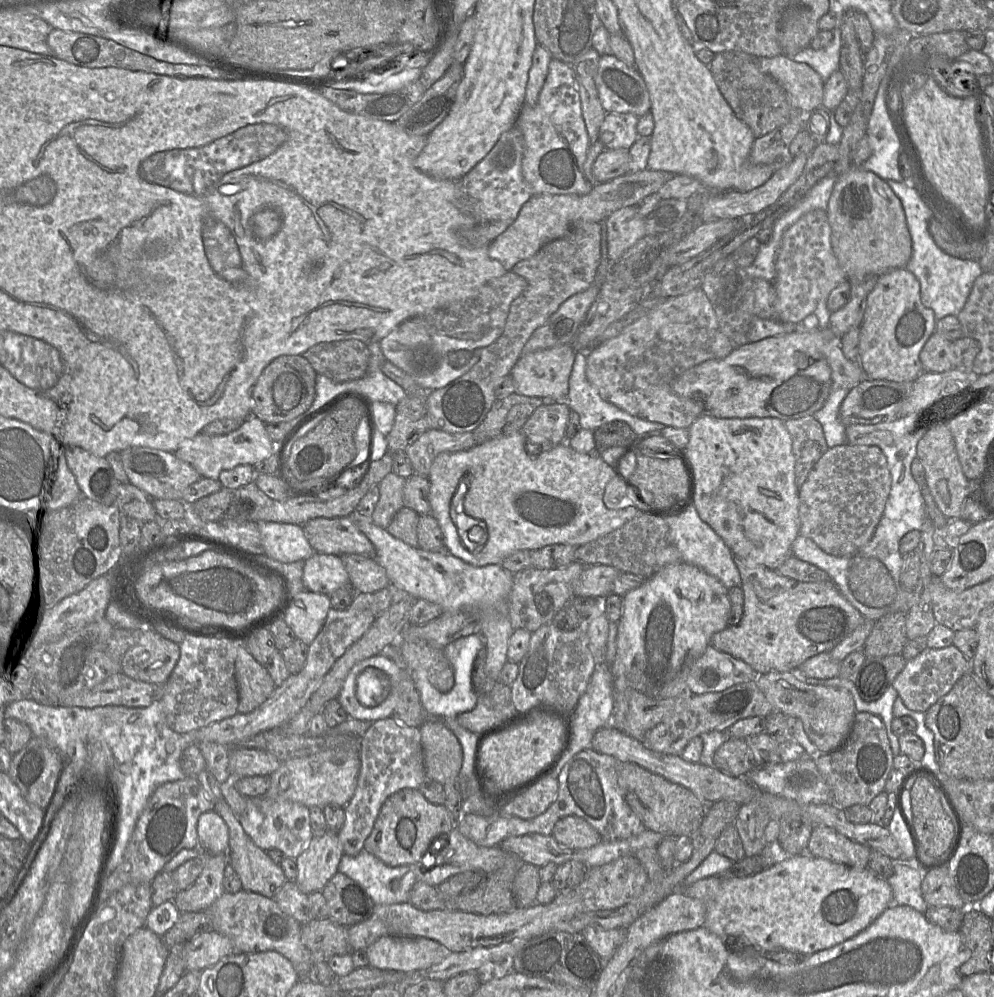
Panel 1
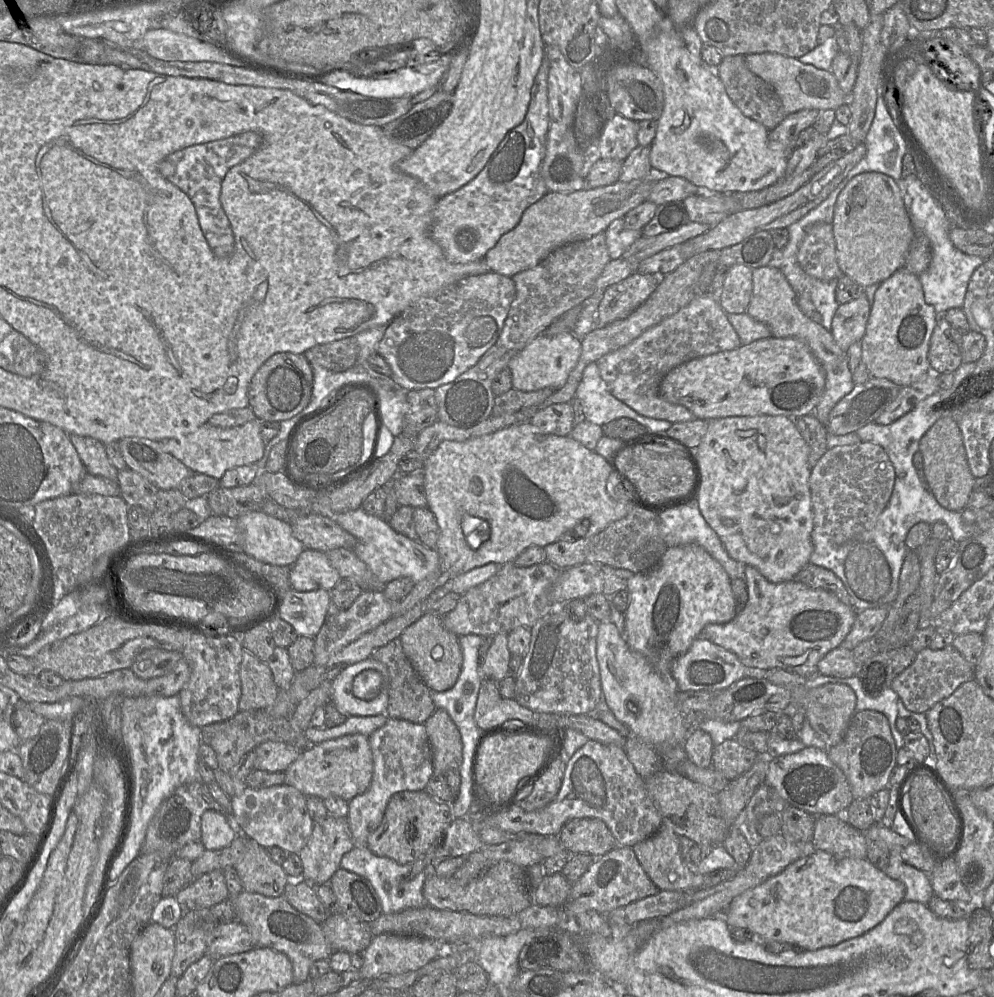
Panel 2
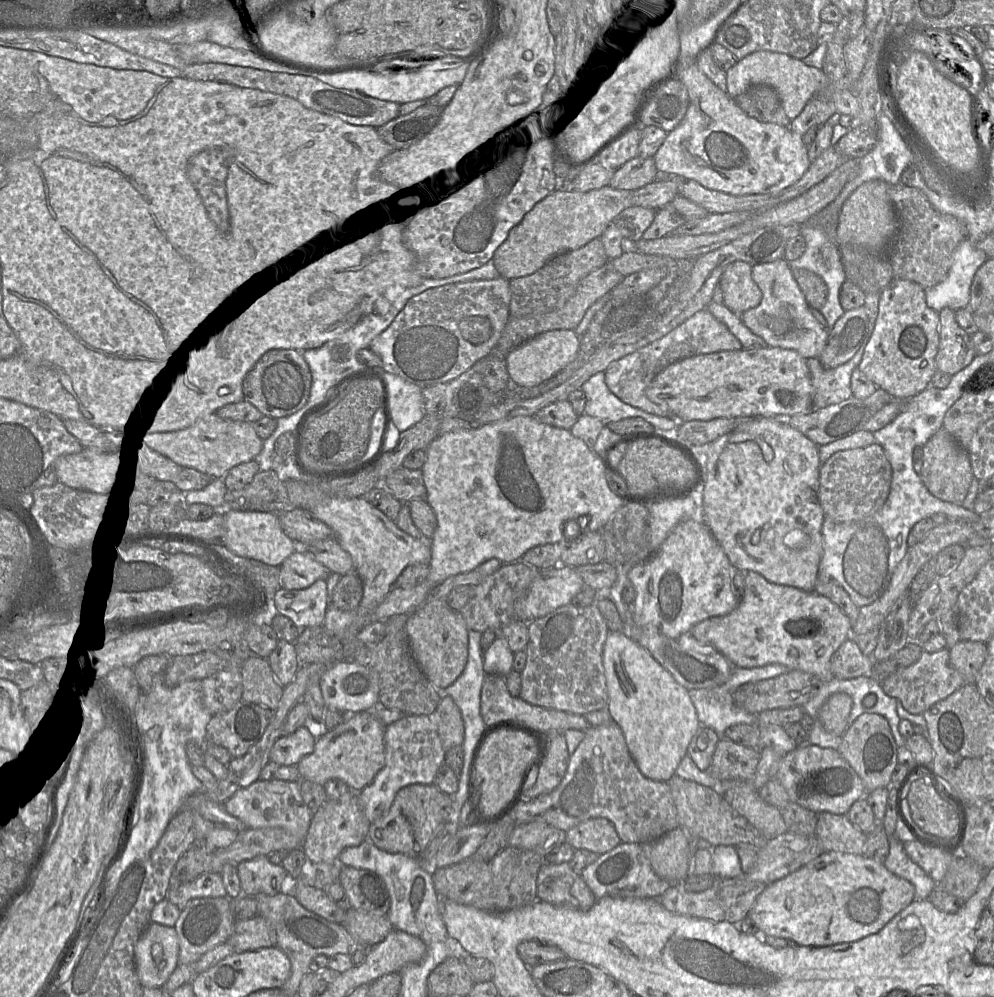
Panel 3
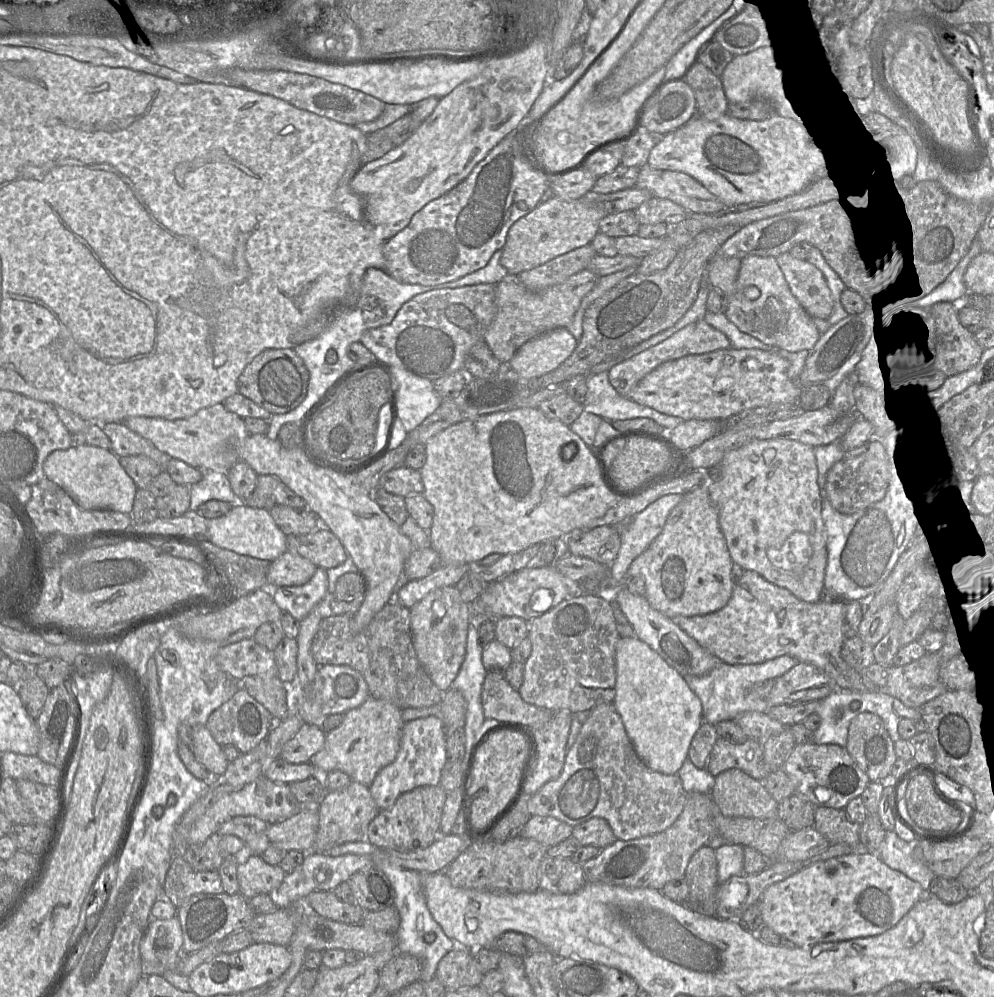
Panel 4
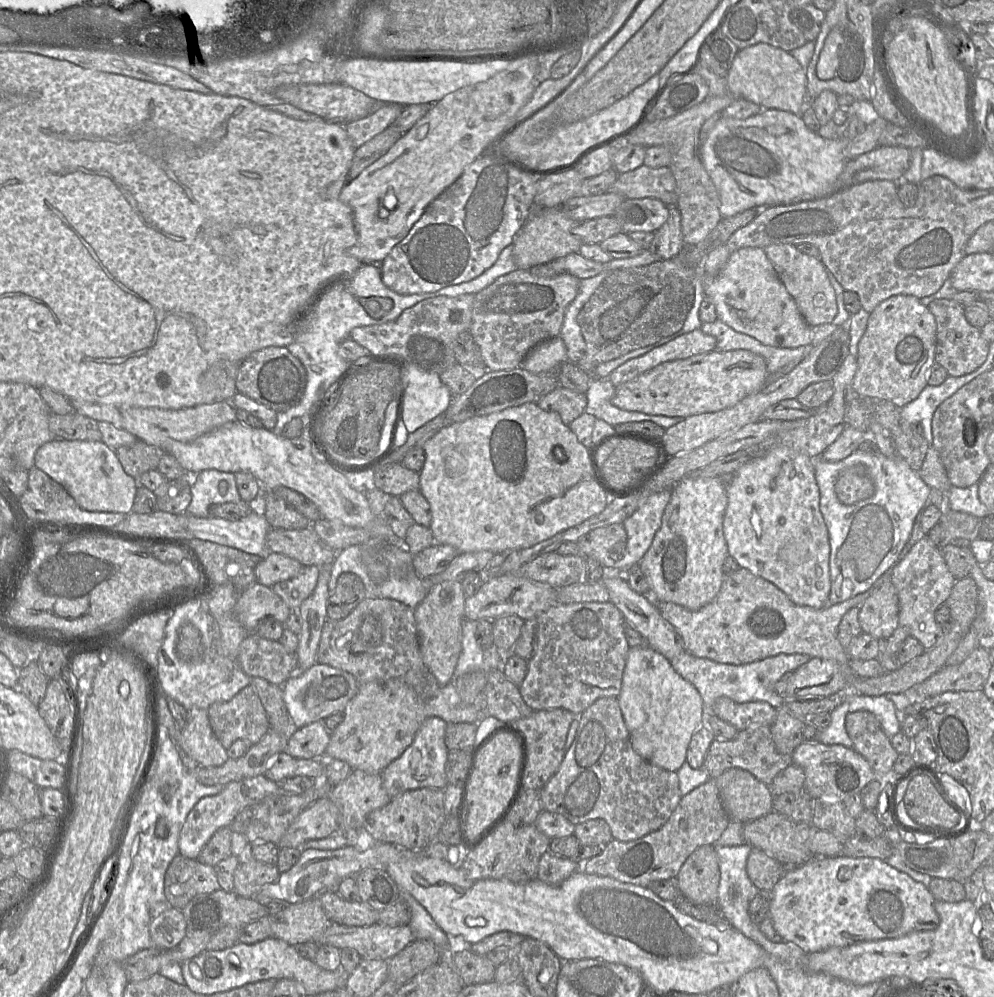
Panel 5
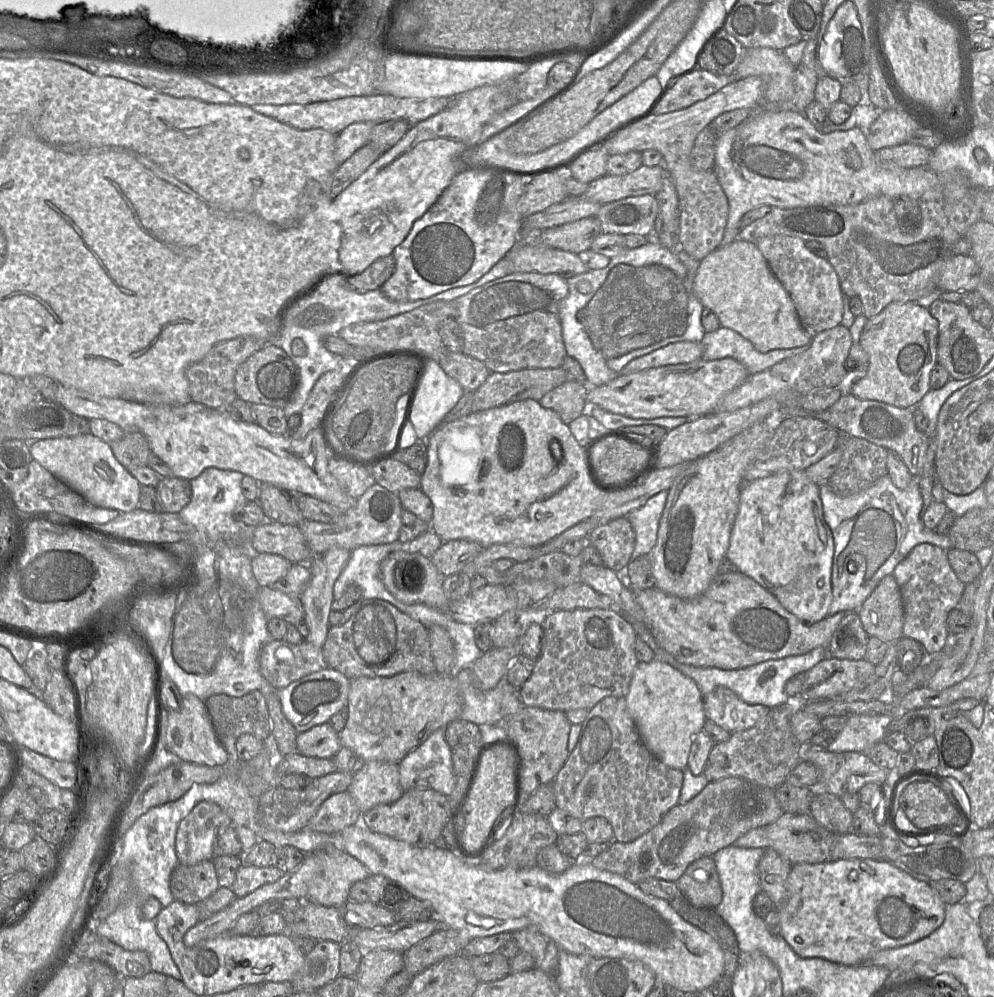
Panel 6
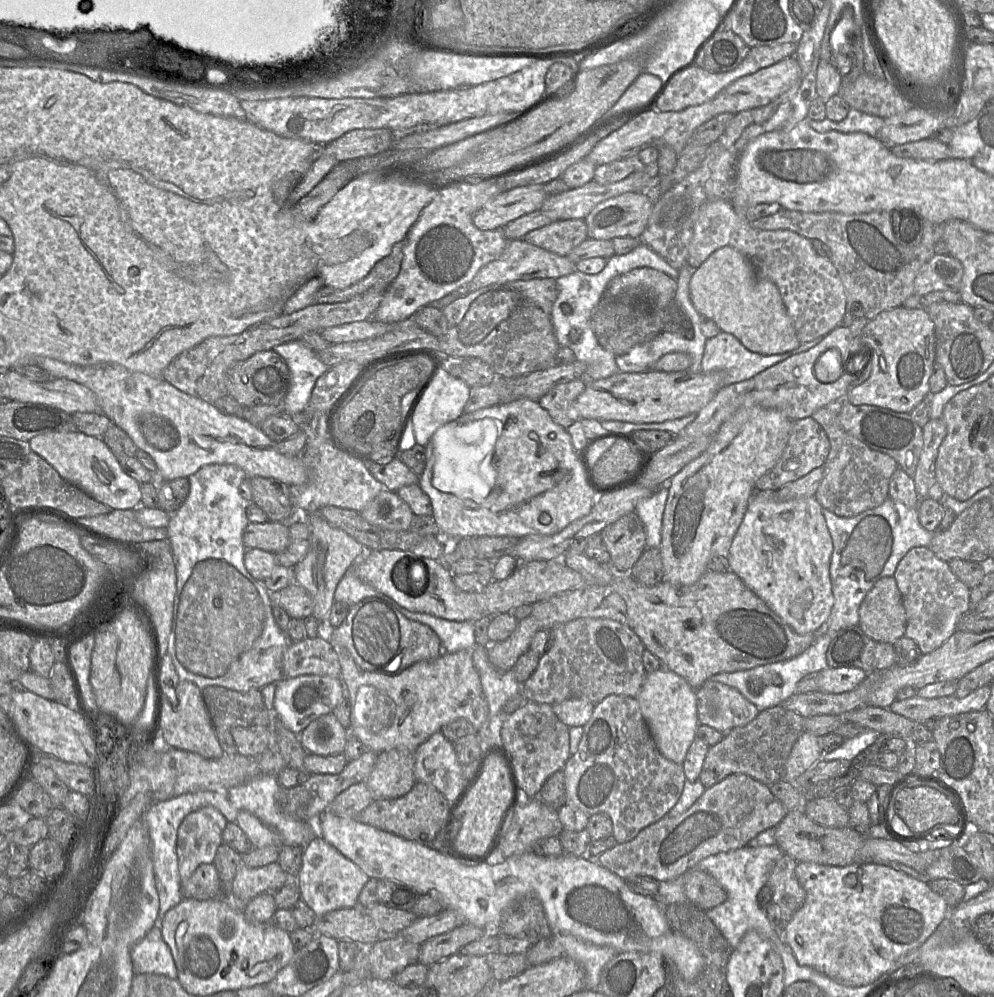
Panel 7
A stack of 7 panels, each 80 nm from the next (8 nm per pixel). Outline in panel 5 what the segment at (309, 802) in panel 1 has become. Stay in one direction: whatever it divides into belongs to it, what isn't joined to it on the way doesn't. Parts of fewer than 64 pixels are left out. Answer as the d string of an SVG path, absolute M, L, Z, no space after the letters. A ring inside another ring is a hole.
M397 679L360 683L356 695L344 709L344 719L330 733L324 760L338 759L347 762L353 770L362 770L369 774L381 773L391 762L397 759L412 743L425 714L426 701L420 699L412 687Z

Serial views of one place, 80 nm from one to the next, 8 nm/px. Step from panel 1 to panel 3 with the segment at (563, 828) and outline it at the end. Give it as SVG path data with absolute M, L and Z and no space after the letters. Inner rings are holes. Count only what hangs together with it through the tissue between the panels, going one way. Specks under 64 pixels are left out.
M596 817L567 830L565 842L575 850L586 849L601 855L615 848L621 840L608 819Z

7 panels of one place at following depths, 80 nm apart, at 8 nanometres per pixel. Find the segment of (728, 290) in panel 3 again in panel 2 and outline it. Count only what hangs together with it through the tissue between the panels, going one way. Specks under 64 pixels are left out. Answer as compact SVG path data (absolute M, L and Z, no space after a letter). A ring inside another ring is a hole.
M745 265L729 267L719 294L719 305L725 313L745 313L752 296L753 270Z

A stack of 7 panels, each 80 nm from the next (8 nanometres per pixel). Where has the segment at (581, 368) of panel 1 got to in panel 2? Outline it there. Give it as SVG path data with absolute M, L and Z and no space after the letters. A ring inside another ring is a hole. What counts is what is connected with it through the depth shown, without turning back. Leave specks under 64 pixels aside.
M590 363L584 369L575 398L582 403L585 420L599 426L618 418L635 420L647 429L648 434L665 432L672 426L669 421L642 416L614 397L596 363Z

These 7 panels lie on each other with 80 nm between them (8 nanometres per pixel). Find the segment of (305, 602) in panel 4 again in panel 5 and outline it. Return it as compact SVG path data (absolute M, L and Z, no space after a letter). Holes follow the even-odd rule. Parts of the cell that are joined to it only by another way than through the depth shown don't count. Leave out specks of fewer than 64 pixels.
M304 566L294 578L278 582L271 588L294 611L314 591L319 576L318 566Z

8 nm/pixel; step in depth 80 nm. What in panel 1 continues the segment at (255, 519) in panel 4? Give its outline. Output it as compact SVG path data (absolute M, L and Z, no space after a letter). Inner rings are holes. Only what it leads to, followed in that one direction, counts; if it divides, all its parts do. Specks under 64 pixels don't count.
M259 521L265 555L282 563L305 561L315 552L305 537L303 525Z

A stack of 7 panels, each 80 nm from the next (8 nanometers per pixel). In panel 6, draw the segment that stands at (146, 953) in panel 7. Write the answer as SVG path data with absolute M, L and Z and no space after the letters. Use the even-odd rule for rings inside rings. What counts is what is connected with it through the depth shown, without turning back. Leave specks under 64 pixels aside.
M142 898L136 899L136 910L135 908L128 908L126 904L121 904L104 922L98 924L95 930L96 934L125 950L146 952L149 956L153 972L171 976L182 981L182 975L171 956L167 944L157 932L155 920L147 920L143 917L141 901Z

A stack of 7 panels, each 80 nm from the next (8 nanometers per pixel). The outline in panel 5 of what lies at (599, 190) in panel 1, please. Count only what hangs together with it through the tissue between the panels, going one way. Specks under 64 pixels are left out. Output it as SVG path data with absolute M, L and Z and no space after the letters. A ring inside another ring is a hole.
M560 207L535 208L534 211L535 213L527 219L511 244L518 269L529 270L536 265L579 251L582 242L574 233L577 221L569 218Z

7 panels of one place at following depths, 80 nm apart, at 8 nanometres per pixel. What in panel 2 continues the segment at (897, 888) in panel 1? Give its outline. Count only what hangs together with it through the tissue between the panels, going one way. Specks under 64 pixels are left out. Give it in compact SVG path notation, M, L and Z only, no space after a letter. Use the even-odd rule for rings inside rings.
M890 852L886 874L904 883L904 901L915 901L928 905L934 896L930 874L910 865L896 852Z

